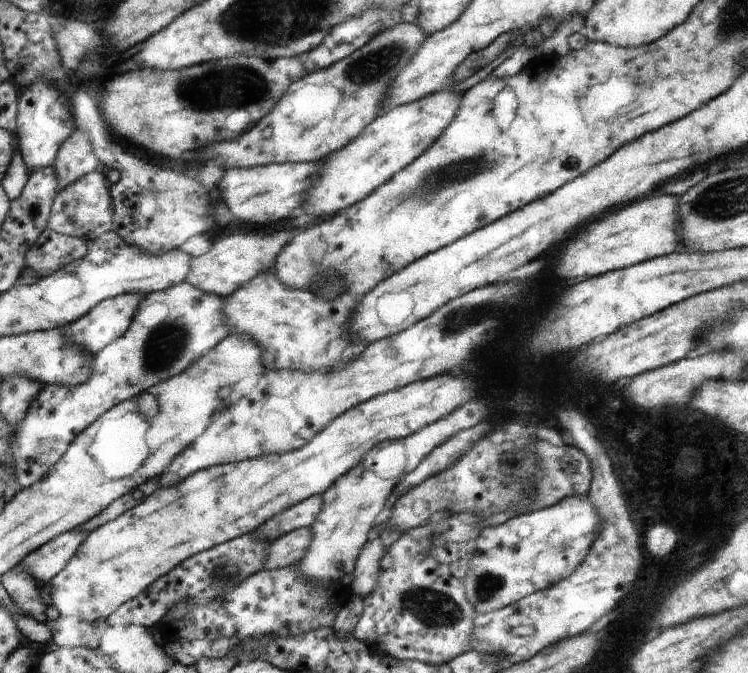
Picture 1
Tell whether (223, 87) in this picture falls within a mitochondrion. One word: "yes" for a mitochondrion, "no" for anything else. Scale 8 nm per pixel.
yes

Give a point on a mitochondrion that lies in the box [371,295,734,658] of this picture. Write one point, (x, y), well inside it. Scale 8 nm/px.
(432, 608)

